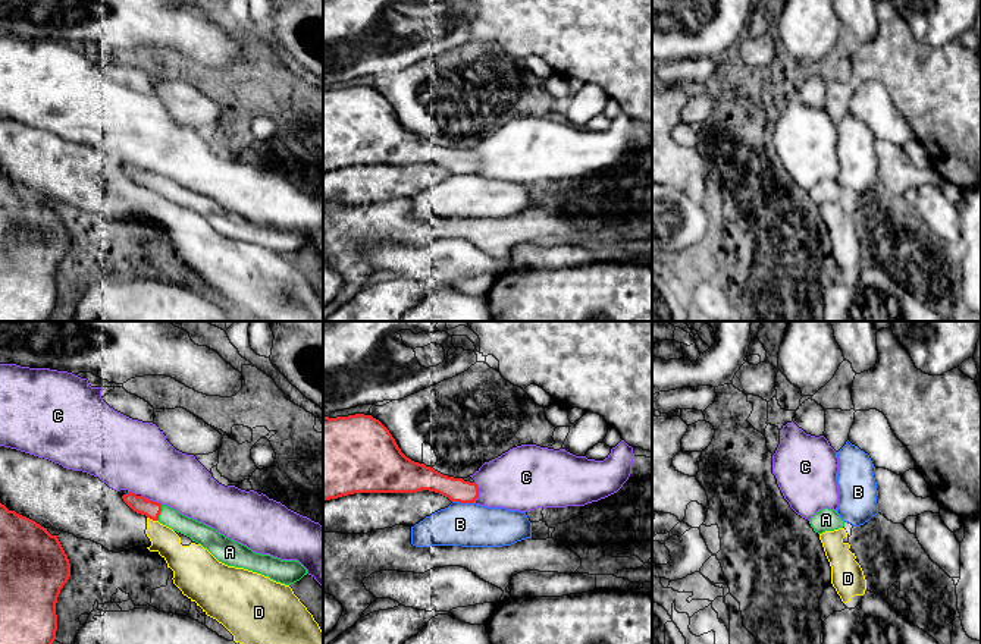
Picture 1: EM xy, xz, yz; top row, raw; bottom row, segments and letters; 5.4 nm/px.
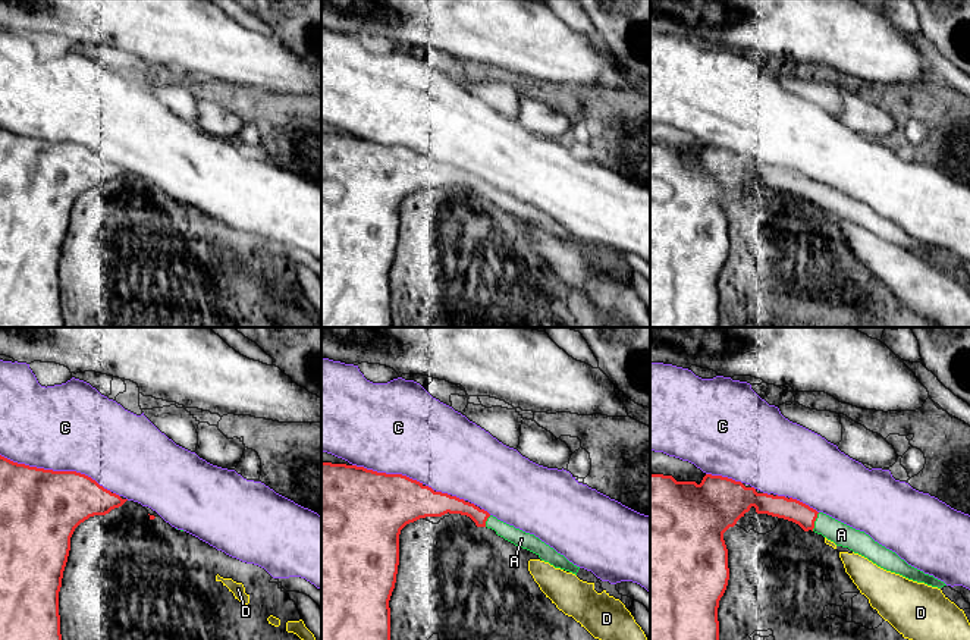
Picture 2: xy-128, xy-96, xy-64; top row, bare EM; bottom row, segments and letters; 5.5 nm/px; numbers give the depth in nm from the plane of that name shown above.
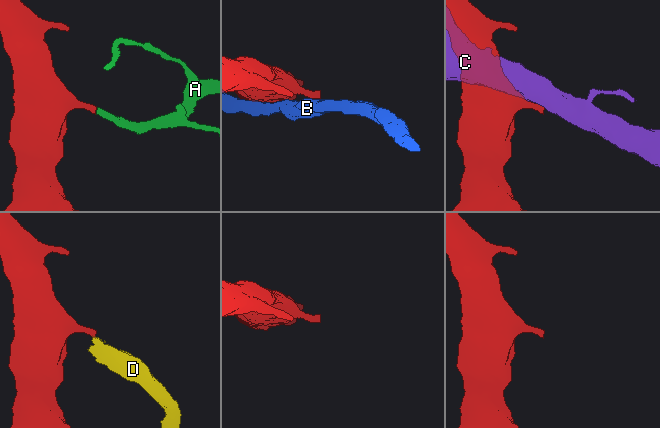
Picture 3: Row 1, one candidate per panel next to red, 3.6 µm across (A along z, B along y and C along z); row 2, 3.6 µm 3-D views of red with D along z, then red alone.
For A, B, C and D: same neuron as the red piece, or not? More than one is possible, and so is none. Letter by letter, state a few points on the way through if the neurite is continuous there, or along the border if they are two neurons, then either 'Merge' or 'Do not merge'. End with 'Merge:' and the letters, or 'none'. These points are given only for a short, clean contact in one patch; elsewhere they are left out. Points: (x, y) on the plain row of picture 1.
A: Path across: xy (151, 181), (160, 182), (200, 204). Merge
B: Do not merge
C: Do not merge
D: Do not merge
Merge: A

